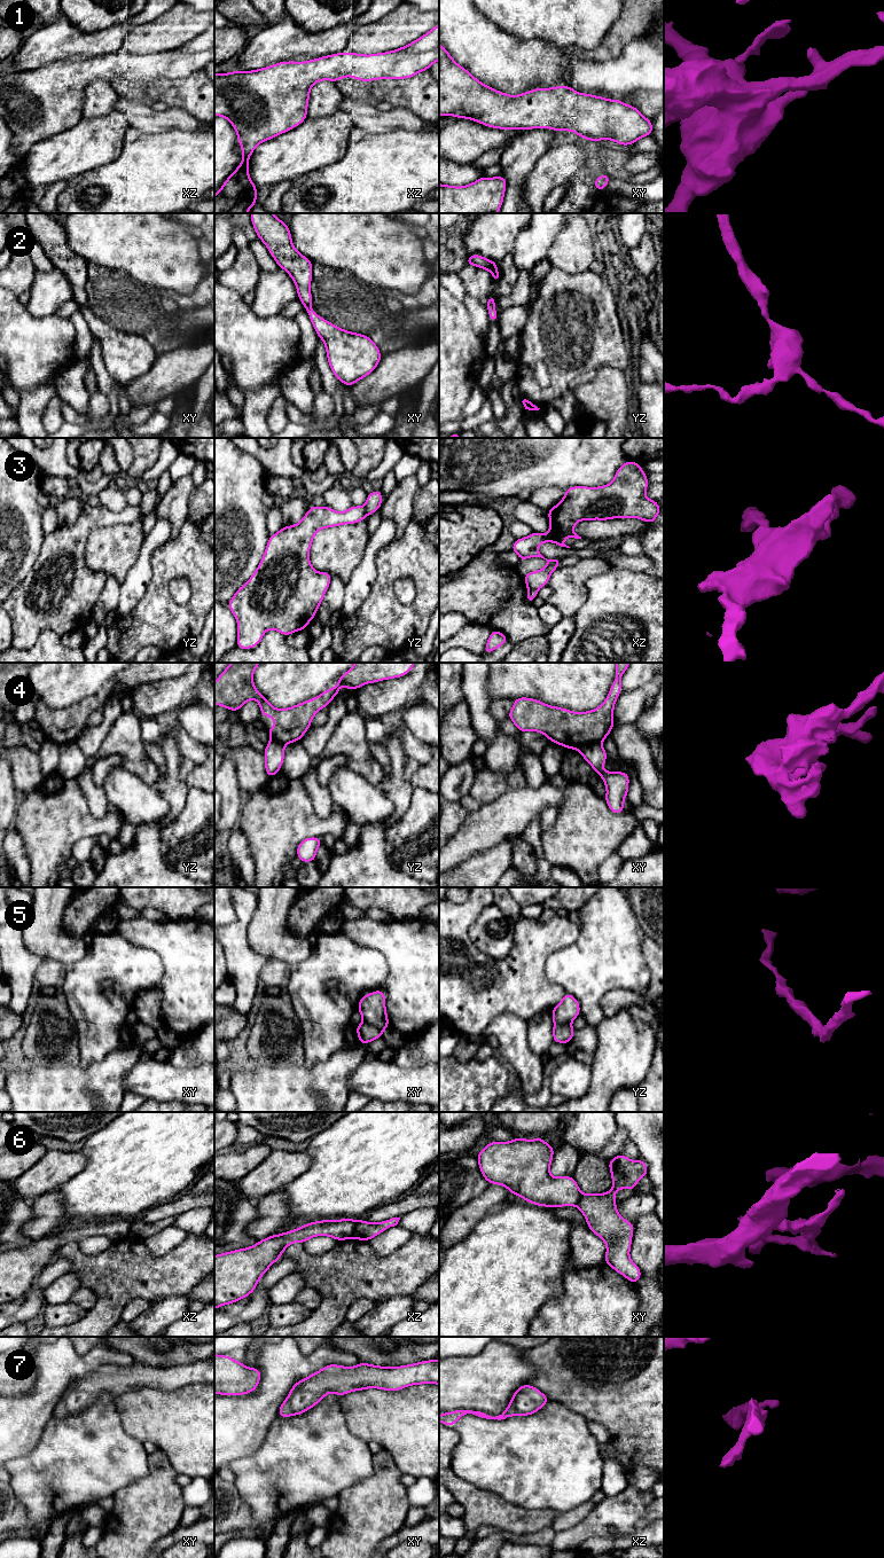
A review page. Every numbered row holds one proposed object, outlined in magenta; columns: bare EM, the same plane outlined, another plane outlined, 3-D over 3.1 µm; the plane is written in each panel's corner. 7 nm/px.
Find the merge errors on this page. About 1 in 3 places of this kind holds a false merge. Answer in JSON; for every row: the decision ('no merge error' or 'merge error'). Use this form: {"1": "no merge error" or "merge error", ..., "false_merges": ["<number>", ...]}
{"1": "no merge error", "2": "no merge error", "3": "merge error", "4": "merge error", "5": "merge error", "6": "merge error", "7": "no merge error", "false_merges": ["3", "4", "5", "6"]}

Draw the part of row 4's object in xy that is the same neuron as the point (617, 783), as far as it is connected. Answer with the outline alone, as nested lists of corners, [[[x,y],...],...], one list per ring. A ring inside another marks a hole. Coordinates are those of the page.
[[[601,743],[584,745],[578,751],[603,780],[607,788],[607,796],[604,797],[604,800],[608,804],[610,811],[616,814],[625,812],[624,799],[628,793],[628,773],[603,770],[603,765],[608,758],[608,753]]]

